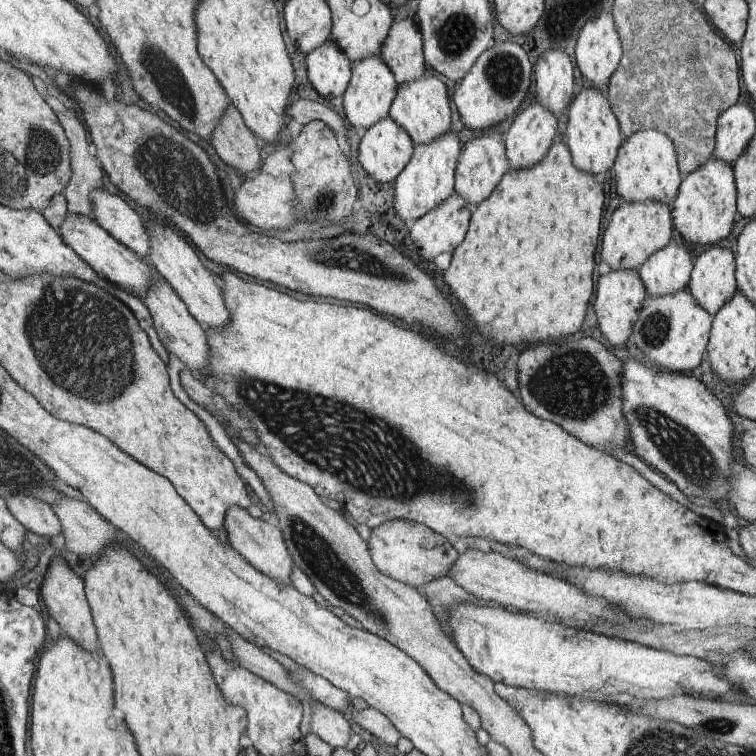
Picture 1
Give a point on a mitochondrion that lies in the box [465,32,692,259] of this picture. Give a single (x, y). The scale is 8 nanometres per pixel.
(505, 74)

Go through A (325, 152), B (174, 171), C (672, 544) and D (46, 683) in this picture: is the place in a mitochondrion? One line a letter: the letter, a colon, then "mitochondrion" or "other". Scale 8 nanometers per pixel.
A: other
B: mitochondrion
C: other
D: other

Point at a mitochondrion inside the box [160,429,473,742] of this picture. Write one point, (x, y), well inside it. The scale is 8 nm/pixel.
(328, 567)

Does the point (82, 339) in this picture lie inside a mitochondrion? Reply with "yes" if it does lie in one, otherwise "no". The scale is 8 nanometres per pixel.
yes

